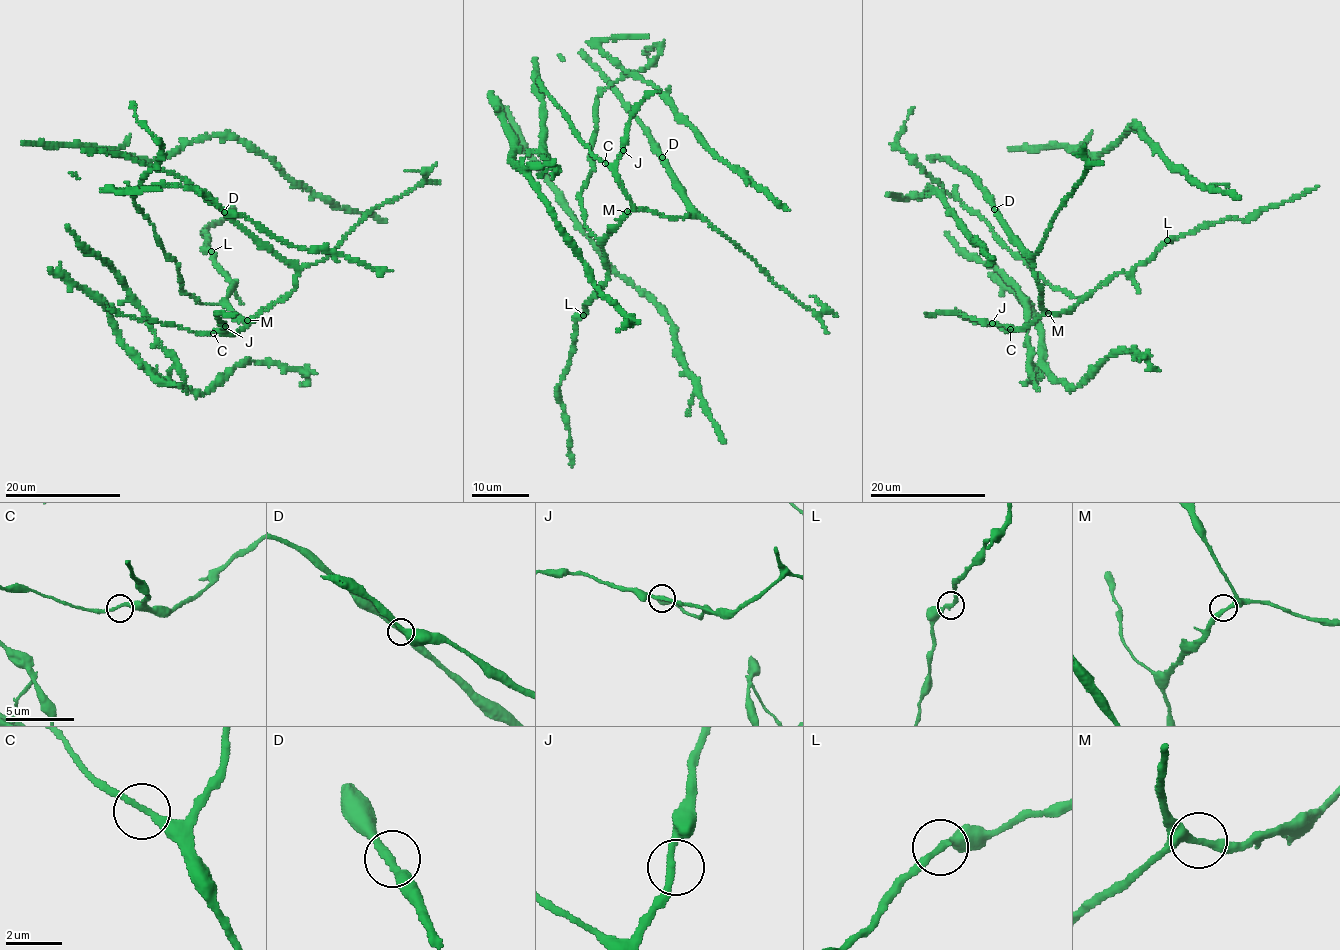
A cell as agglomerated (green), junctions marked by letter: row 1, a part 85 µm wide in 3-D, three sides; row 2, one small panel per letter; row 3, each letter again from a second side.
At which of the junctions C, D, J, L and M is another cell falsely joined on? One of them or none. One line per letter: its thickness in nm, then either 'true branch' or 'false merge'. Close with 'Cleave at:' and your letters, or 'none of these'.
C: 240 nm thick; true branch
D: 280 nm thick; true branch
J: 240 nm thick; true branch
L: 240 nm thick; true branch
M: 280 nm thick; true branch
Cleave at: none of these

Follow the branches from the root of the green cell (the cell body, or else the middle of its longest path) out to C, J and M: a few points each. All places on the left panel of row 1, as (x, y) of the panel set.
C: (224, 212), (296, 269), (296, 283), (290, 292), (269, 304), (243, 328), (233, 333), (213, 333)
J: (224, 212), (297, 270), (293, 289), (269, 304), (249, 324), (233, 333), (222, 331), (225, 326)
M: (224, 212), (297, 270), (295, 286), (290, 292), (247, 320)

